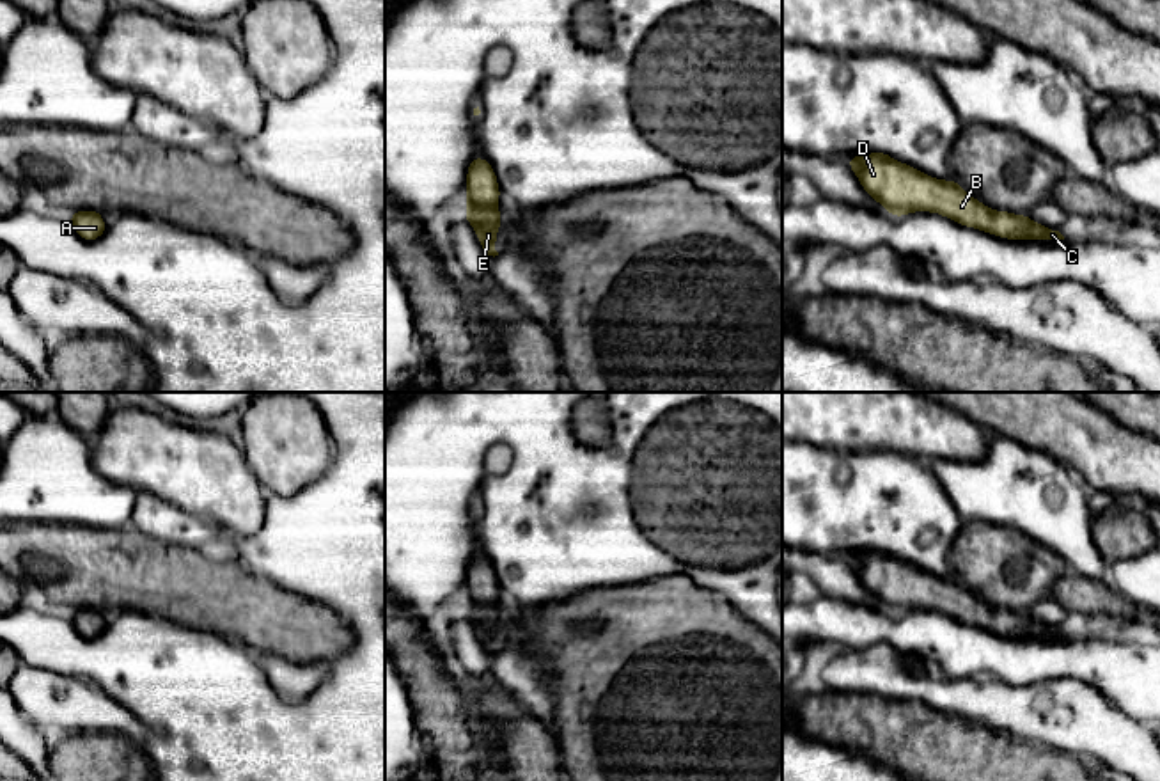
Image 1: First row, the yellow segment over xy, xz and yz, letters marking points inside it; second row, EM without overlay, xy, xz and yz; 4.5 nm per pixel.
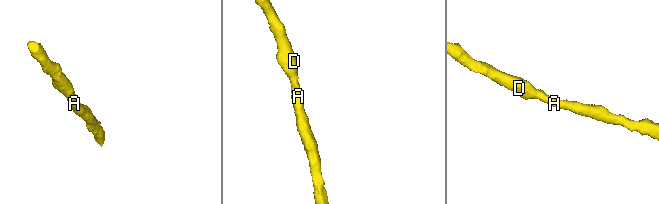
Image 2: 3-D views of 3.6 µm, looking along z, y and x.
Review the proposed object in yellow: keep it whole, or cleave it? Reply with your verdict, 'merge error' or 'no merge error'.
no merge error

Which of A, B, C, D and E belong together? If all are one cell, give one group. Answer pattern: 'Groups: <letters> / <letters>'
Groups: A B C D E

